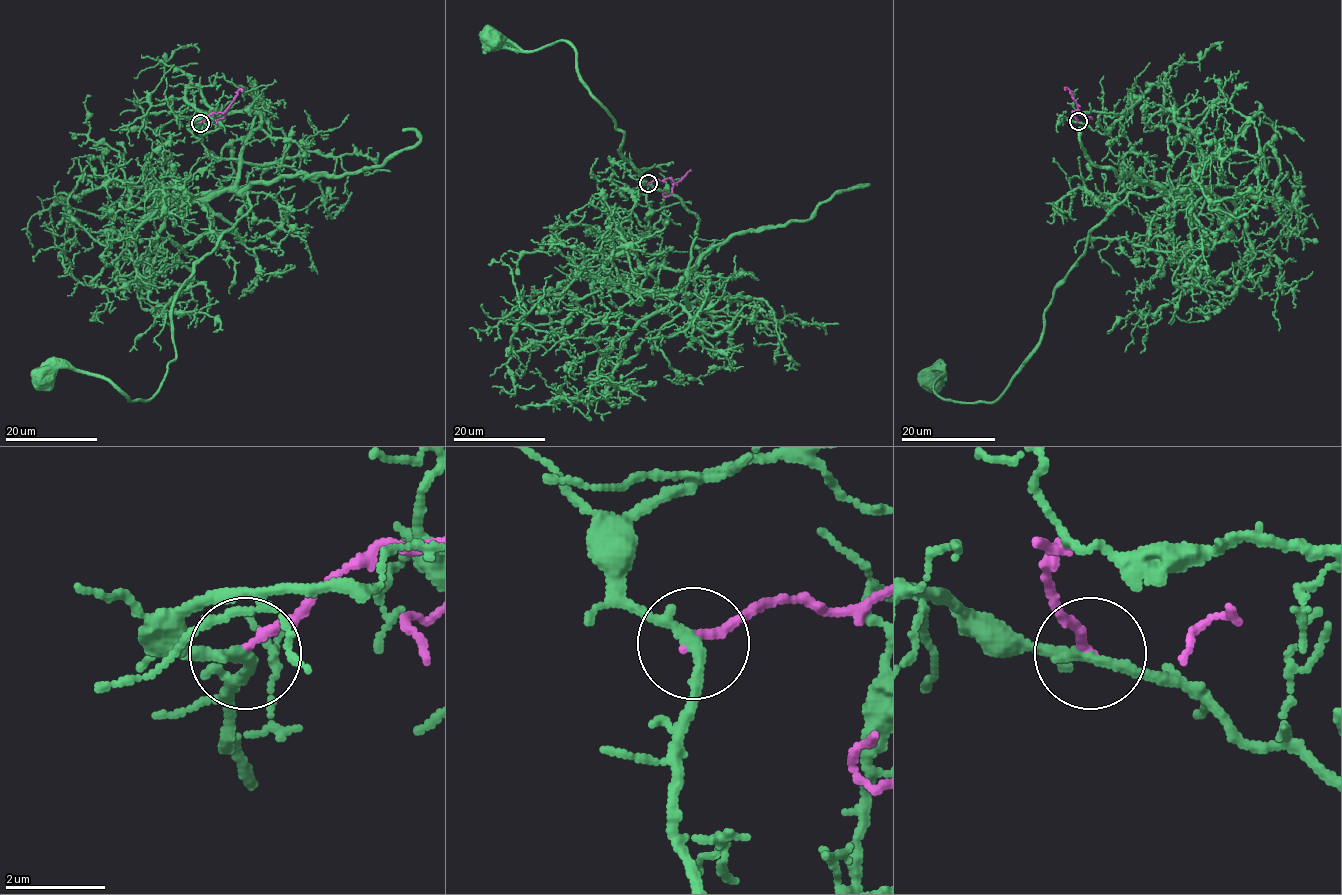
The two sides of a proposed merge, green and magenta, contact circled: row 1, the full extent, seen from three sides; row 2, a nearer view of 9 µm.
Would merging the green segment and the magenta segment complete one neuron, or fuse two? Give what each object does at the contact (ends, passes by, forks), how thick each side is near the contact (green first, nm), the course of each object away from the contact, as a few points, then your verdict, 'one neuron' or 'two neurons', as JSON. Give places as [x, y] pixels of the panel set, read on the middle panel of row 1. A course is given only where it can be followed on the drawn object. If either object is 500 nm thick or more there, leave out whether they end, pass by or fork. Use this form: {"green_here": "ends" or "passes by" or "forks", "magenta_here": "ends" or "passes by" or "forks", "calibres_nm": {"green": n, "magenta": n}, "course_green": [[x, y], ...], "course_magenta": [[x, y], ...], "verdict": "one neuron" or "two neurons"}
{"green_here": "passes by", "magenta_here": "ends", "calibres_nm": {"green": 200, "magenta": 190}, "course_green": [[648, 184], [634, 255], [708, 279], [690, 304], [698, 218], [620, 150], [623, 134], [576, 51], [490, 39]], "course_magenta": [[648, 184], [667, 178], [679, 181], [690, 170]], "verdict": "two neurons"}

